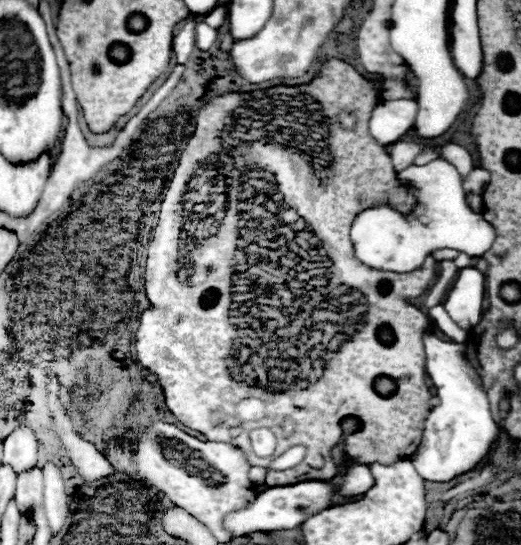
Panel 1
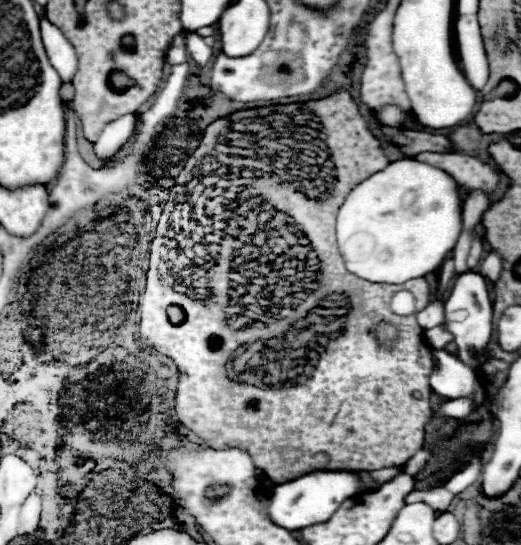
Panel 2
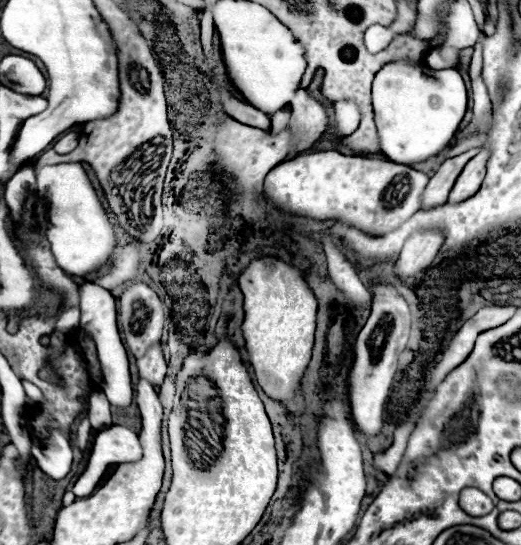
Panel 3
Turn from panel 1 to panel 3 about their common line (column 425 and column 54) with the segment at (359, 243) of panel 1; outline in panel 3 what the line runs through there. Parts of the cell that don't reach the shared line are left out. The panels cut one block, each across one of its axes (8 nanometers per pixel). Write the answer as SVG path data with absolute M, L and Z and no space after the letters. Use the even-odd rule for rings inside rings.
M78 163L47 165L37 169L36 180L37 193L48 202L46 238L58 268L70 276L88 276L98 272L112 258L116 248L116 230L84 168Z

